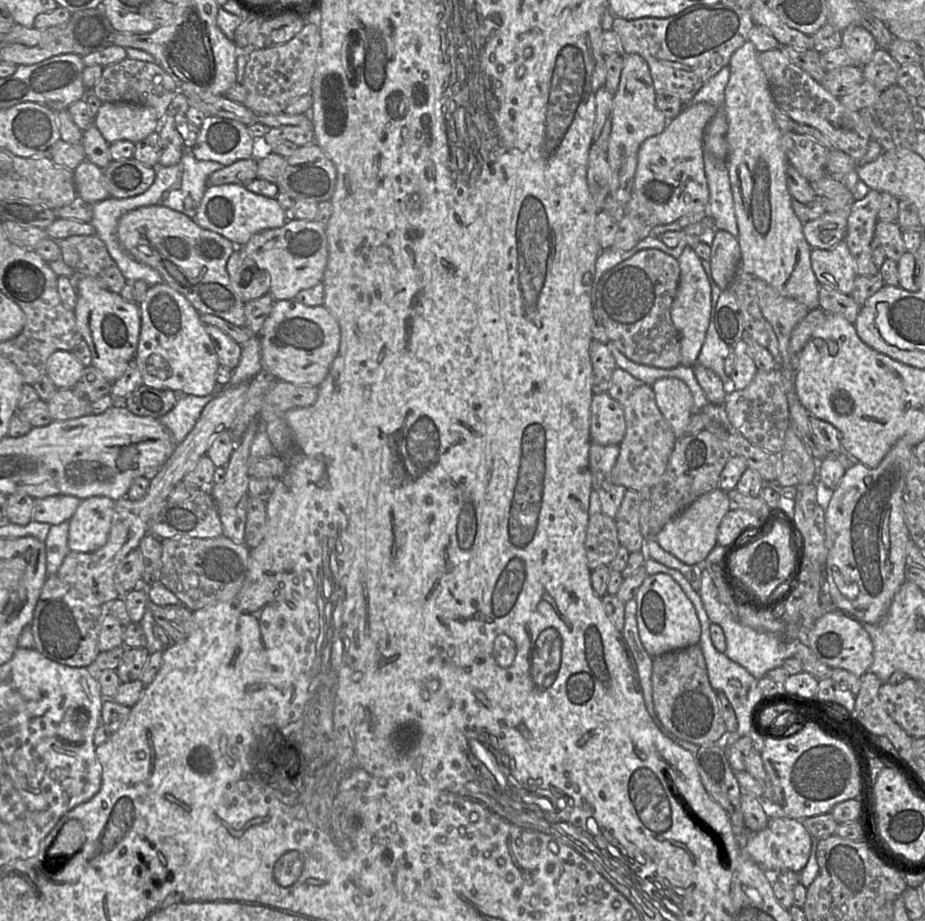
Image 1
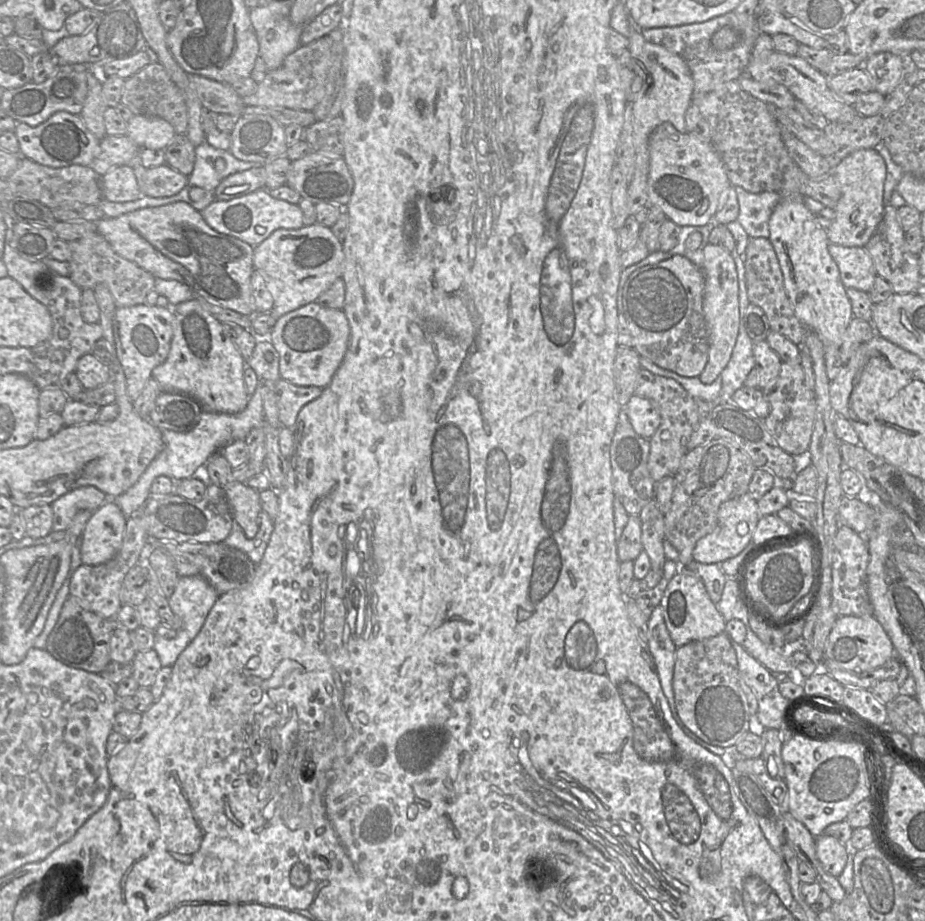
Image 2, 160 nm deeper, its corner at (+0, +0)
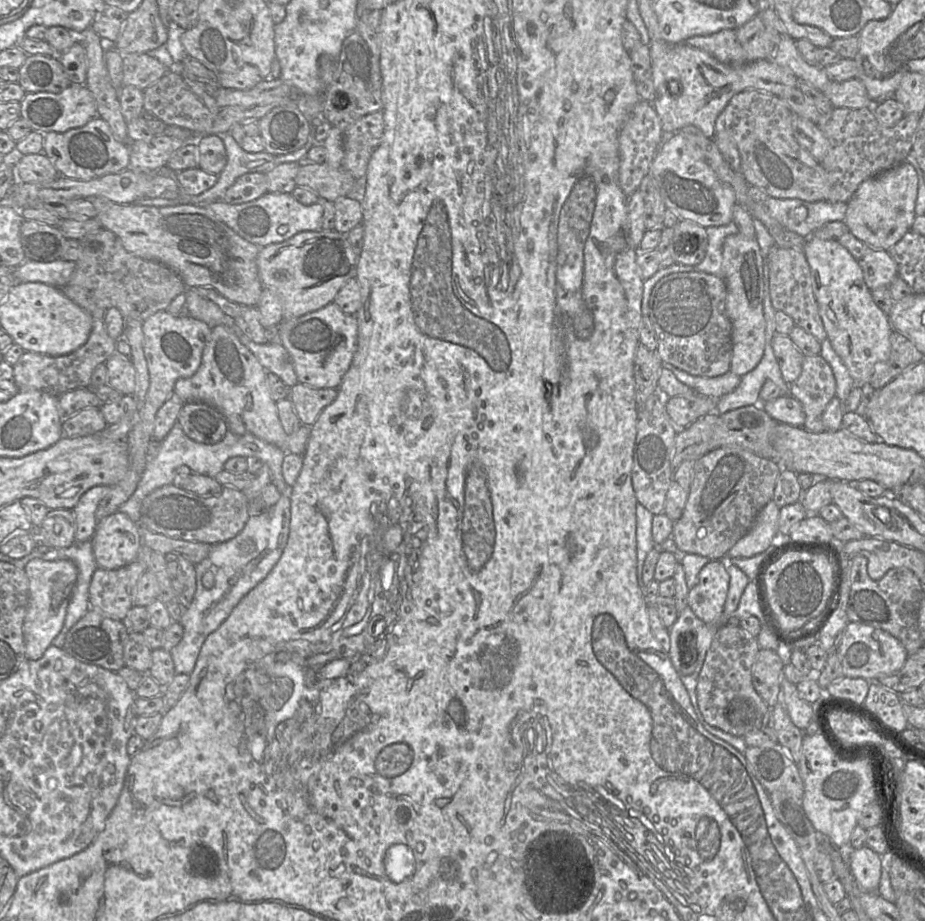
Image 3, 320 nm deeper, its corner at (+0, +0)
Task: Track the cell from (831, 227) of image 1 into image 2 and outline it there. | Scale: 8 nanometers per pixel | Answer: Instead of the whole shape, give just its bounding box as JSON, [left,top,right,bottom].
[826,149,888,247]

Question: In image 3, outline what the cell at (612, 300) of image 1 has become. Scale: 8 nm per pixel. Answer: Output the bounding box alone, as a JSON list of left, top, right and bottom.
[642,268,732,377]

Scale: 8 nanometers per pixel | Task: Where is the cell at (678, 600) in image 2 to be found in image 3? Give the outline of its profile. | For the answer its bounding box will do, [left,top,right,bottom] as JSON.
[687,560,732,626]

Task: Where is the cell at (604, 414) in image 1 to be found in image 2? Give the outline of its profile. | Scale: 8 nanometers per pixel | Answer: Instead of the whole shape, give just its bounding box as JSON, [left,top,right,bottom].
[623,395,661,439]

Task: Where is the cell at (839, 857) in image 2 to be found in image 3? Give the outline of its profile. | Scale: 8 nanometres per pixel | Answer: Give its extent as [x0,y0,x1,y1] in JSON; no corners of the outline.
[846,846,882,892]

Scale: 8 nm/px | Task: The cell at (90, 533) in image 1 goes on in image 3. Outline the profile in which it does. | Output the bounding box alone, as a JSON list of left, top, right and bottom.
[91,511,143,570]

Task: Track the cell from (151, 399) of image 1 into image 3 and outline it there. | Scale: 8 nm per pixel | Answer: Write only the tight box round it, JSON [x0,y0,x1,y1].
[177,401,229,444]

